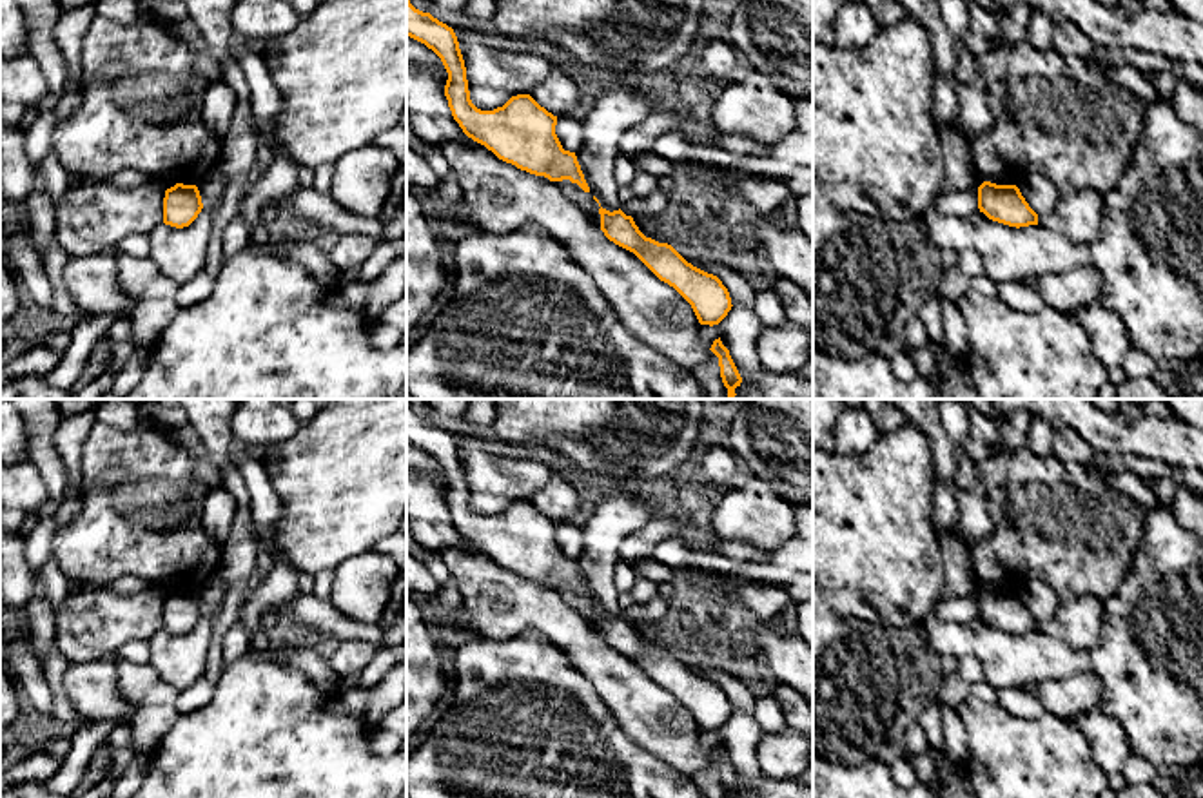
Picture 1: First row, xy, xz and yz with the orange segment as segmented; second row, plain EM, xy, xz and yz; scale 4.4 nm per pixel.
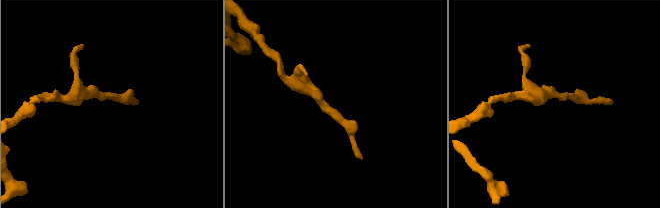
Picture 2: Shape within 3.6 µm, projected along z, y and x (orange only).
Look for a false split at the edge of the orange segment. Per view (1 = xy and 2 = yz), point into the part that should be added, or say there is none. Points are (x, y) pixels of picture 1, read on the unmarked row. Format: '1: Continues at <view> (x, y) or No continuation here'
1: No continuation here
2: No continuation here

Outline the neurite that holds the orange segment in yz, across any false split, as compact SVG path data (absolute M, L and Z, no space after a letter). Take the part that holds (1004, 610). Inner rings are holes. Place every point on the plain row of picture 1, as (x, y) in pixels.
M983 588L978 593L978 615L989 626L1009 633L1038 631L1038 620L1029 613L1016 591Z

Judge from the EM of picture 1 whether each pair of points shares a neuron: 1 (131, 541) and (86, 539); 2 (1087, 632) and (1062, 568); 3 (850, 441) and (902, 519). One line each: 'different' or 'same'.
1: same
2: different
3: different

